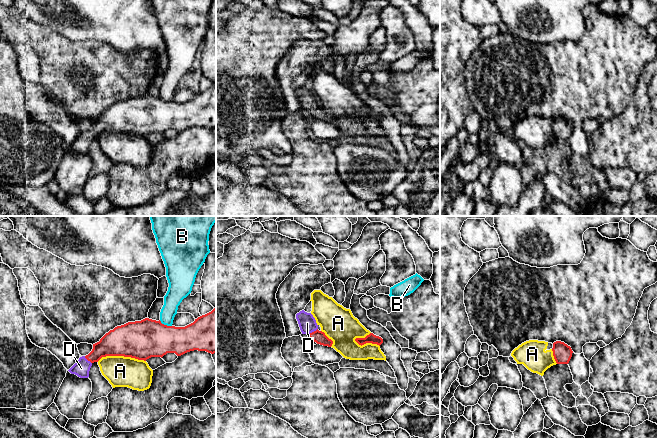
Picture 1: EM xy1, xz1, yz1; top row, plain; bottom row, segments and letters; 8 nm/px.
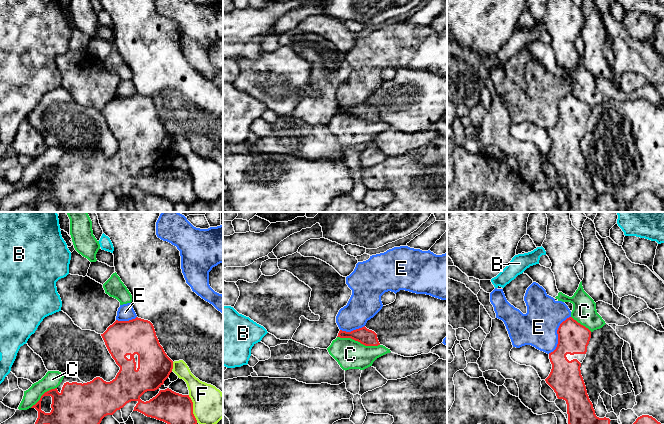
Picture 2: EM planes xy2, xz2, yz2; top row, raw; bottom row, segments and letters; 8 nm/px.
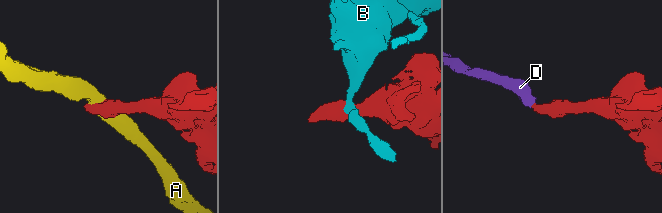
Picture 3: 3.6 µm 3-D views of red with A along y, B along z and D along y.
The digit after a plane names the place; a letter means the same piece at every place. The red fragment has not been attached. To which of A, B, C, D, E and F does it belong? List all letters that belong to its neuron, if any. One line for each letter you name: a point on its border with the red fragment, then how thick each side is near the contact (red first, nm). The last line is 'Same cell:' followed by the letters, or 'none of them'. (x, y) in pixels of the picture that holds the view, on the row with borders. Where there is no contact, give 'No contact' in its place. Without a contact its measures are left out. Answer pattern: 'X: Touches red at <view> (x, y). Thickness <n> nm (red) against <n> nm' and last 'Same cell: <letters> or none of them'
D: Touches red at xz1 (312, 332). Thickness 100 nm (red) against 140 nm
Same cell: D

